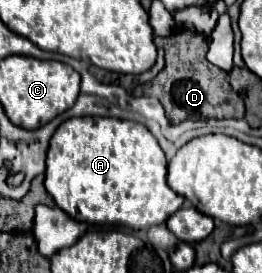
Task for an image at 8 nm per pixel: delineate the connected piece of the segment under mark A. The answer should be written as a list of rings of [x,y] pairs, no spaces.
[[[74,117],[64,121],[50,141],[46,159],[46,189],[54,203],[78,221],[92,225],[122,225],[140,231],[164,223],[184,203],[184,197],[168,187],[166,173],[168,159],[156,137],[144,125],[104,117]]]

